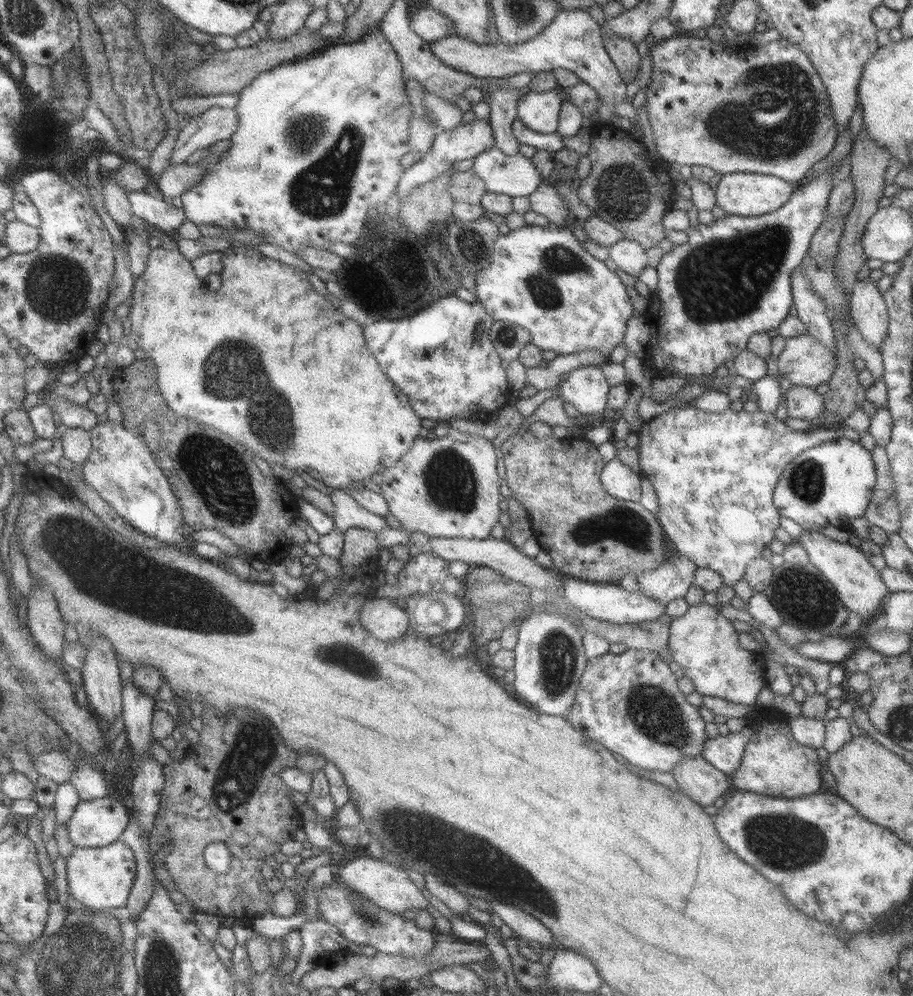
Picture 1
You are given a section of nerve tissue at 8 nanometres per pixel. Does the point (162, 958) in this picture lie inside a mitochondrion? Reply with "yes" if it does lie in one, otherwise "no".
yes

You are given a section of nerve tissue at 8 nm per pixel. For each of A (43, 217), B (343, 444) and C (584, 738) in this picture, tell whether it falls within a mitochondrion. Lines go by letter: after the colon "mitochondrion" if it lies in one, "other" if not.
A: other
B: other
C: other

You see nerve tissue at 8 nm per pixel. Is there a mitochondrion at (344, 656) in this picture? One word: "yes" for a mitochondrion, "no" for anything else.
yes

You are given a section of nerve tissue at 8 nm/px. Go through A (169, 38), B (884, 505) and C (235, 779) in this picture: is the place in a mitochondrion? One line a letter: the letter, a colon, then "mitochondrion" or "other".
A: mitochondrion
B: mitochondrion
C: mitochondrion

